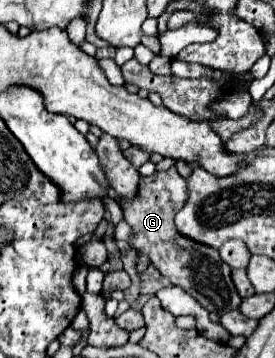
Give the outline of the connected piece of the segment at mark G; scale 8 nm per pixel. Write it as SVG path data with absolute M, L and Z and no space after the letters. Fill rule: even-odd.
M175 166L167 172L141 176L137 194L133 198L119 198L117 202L123 210L125 222L131 226L131 248L139 256L147 256L151 266L155 266L163 274L163 278L167 278L171 284L181 286L209 312L223 314L239 308L241 296L233 286L231 268L221 260L219 250L179 234L173 224L177 208L185 204L185 178L175 170Z

